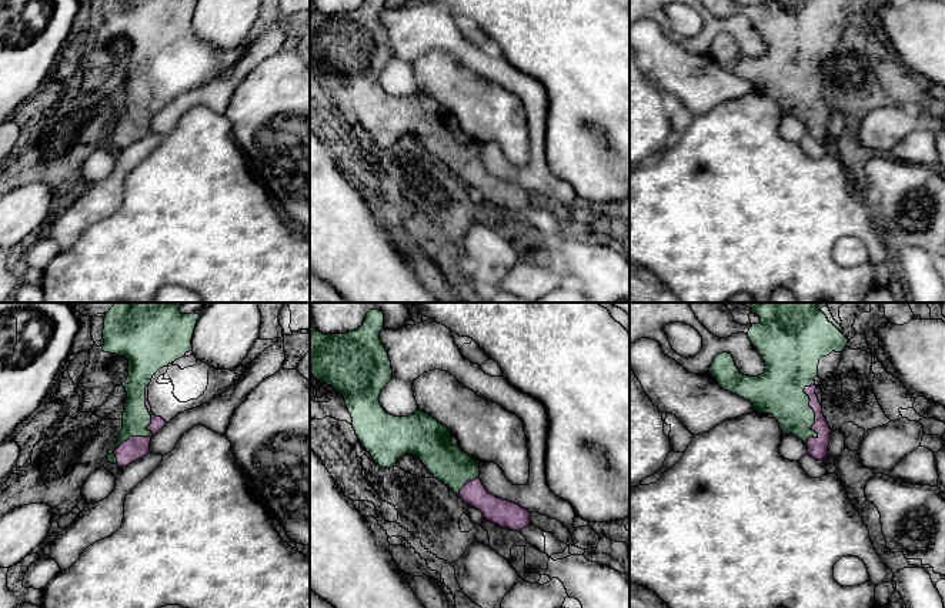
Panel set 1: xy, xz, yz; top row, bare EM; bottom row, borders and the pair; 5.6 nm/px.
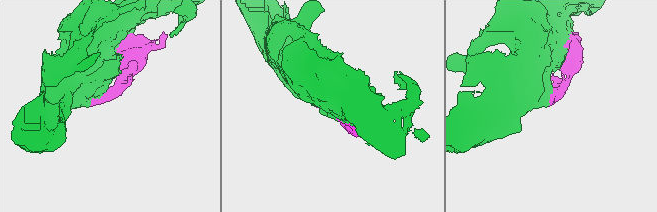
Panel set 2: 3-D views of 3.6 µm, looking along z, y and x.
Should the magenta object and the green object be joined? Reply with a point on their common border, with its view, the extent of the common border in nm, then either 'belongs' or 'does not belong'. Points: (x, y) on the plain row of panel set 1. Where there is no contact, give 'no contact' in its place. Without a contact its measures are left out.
xy (152, 113) | 480 nm | belongs

